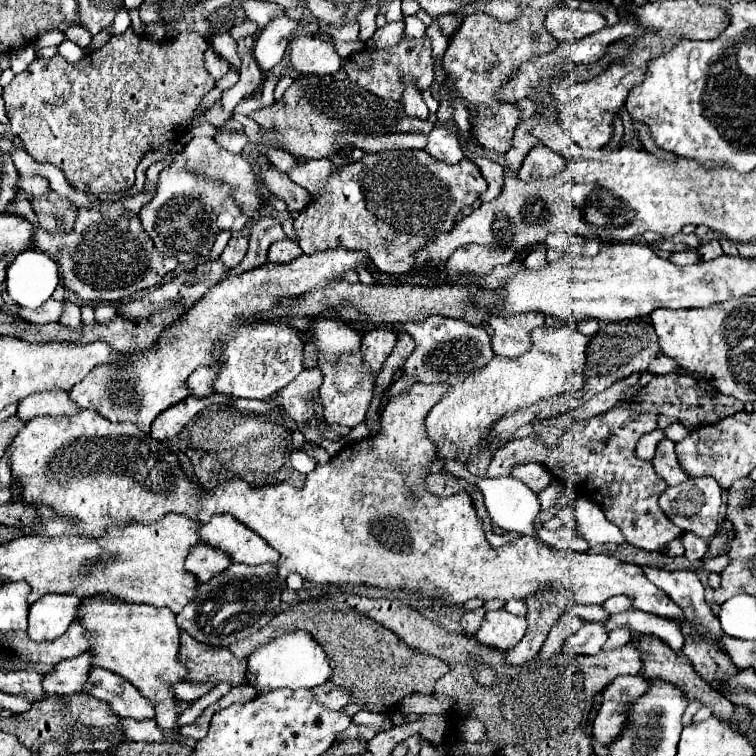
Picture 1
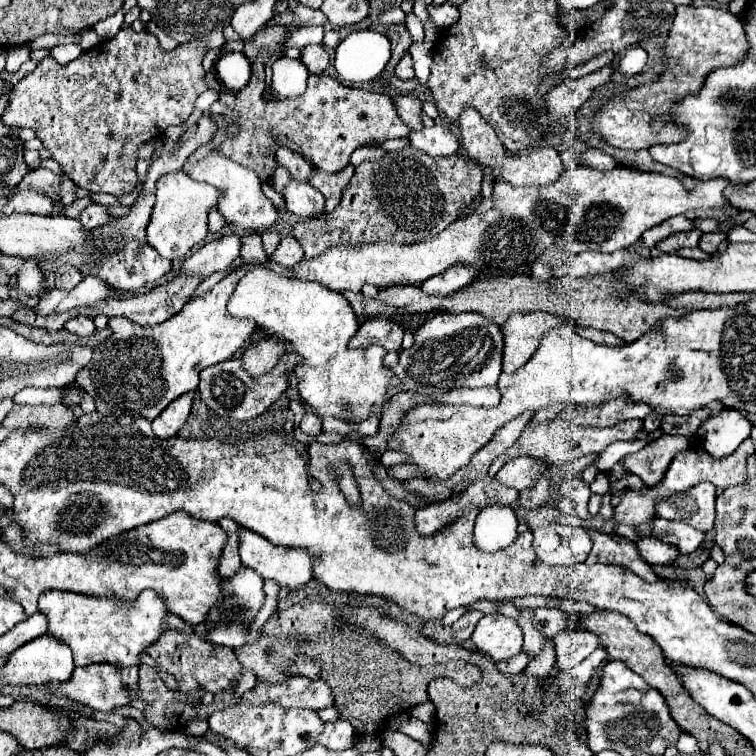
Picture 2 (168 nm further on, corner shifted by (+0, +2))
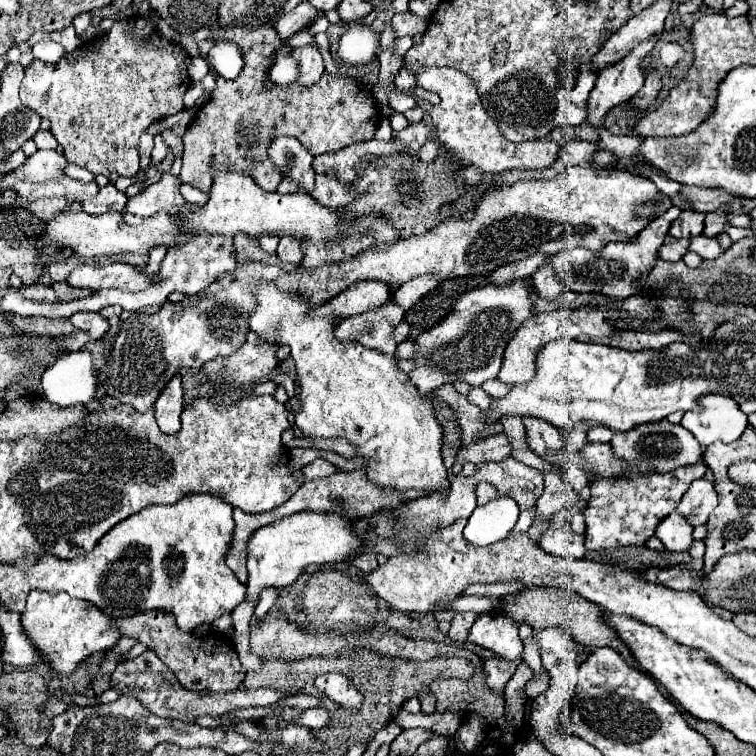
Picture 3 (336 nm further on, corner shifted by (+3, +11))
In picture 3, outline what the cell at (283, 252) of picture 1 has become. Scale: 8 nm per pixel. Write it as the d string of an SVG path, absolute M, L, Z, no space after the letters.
M281 236L279 248L277 248L277 256L283 262L291 262L291 264L299 266L301 260L303 260L303 252L301 252L299 246L301 246L301 240L297 240L293 236Z

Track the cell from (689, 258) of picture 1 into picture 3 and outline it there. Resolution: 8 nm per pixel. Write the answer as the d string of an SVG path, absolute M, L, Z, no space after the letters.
M707 236L691 238L689 250L697 252L701 258L717 258L723 252L721 246L719 246L719 242L717 242L717 238L707 238Z

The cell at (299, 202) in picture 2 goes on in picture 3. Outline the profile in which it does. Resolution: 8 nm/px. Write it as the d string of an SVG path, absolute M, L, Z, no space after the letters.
M317 176L313 190L309 190L307 194L313 196L313 200L317 200L321 206L329 206L329 208L341 208L351 200L355 200L355 192L351 190L351 184L341 184L329 176Z

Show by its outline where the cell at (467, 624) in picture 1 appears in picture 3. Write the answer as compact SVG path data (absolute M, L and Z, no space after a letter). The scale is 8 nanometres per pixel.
M457 612L455 618L451 620L451 628L449 628L449 638L455 642L465 642L467 634L473 626L473 622L477 620L475 612Z

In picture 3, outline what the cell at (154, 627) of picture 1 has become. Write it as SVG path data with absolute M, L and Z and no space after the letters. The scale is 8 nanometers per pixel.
M41 590L29 592L25 612L21 614L21 624L37 650L49 658L49 664L61 676L69 676L87 656L101 650L111 650L121 638L121 632L117 632L117 628L111 624L111 618L95 604L71 598L65 592L57 592L55 596Z

